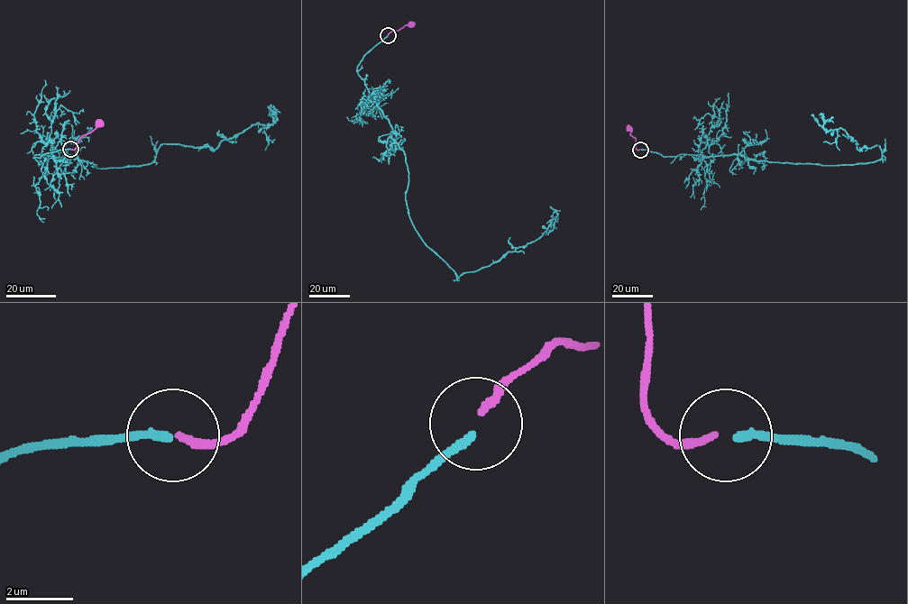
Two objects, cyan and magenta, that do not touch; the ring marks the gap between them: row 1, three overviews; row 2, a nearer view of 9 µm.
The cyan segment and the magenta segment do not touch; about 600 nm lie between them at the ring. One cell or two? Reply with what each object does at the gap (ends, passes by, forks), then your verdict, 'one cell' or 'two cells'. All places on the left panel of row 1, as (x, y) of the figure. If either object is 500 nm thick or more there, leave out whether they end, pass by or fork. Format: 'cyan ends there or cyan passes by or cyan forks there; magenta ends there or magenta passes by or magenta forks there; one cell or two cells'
cyan ends there; magenta ends there; two cells

